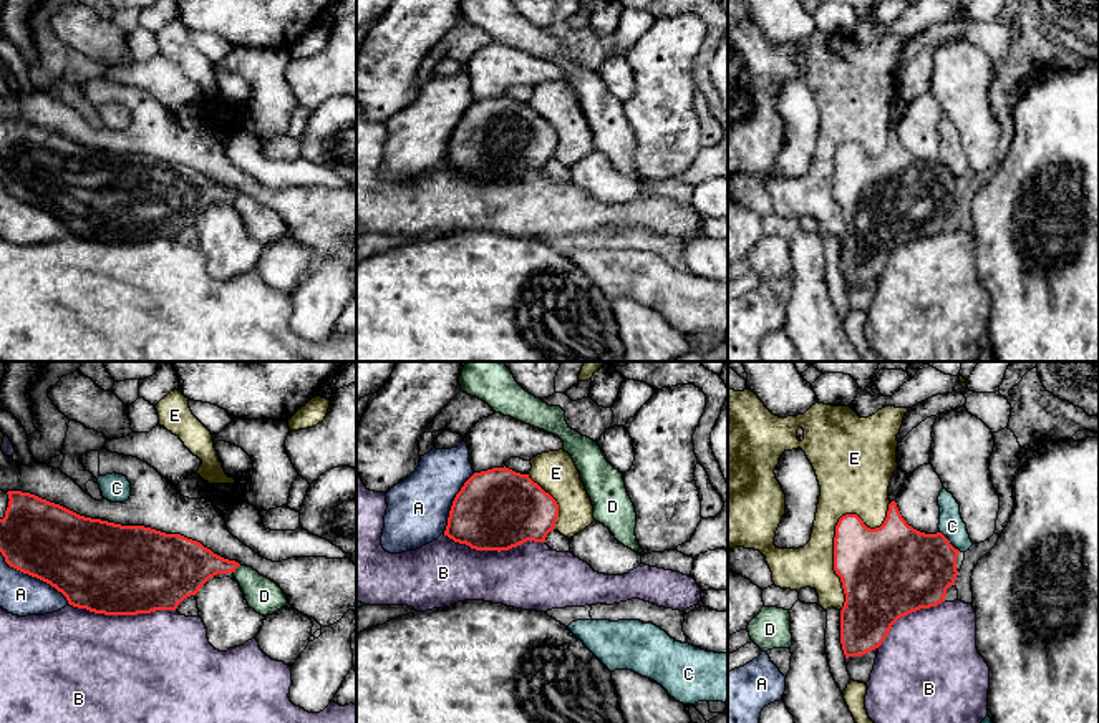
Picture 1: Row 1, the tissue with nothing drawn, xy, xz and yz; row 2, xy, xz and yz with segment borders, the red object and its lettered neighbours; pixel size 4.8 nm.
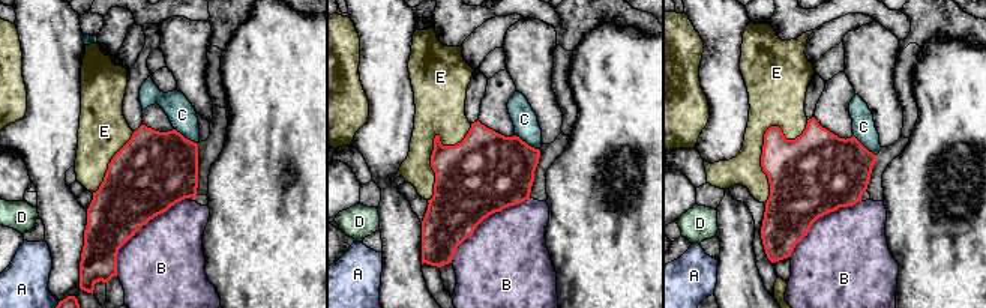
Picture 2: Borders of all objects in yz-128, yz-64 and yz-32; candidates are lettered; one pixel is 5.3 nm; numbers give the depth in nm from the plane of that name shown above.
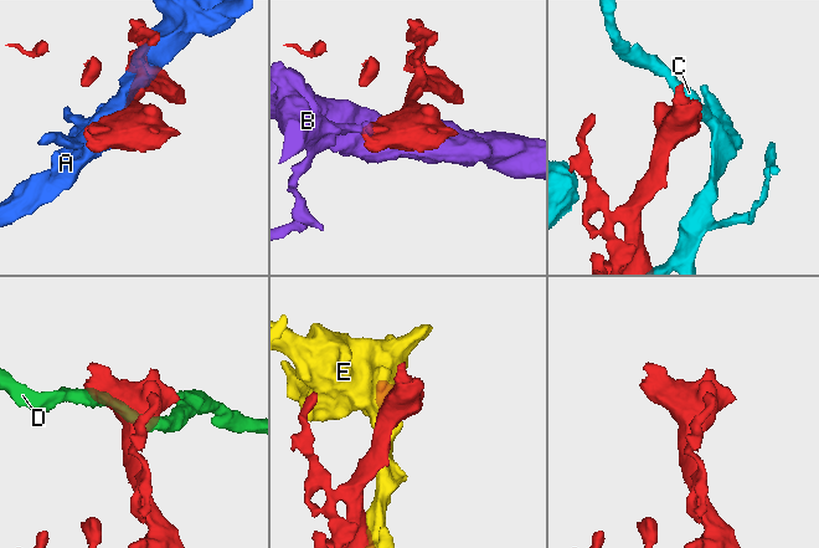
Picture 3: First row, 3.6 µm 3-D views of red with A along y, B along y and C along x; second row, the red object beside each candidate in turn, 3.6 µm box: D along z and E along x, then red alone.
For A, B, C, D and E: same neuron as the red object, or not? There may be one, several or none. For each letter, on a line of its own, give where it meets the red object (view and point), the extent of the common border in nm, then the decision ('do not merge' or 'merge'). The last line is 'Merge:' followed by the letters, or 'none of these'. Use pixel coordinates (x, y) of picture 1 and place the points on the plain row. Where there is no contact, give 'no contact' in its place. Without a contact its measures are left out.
A: xy (33, 204) | 420 nm | do not merge
B: xy (121, 242) | 500 nm | merge
C: yz (948, 171) | 140 nm | do not merge
D: xy (236, 196) | 50 nm | do not merge
E: yz (836, 163) | 600 nm | do not merge
Merge: B

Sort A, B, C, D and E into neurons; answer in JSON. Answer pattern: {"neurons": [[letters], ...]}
{"neurons": [["A"], ["B"], ["C"], ["D"], ["E"]]}

